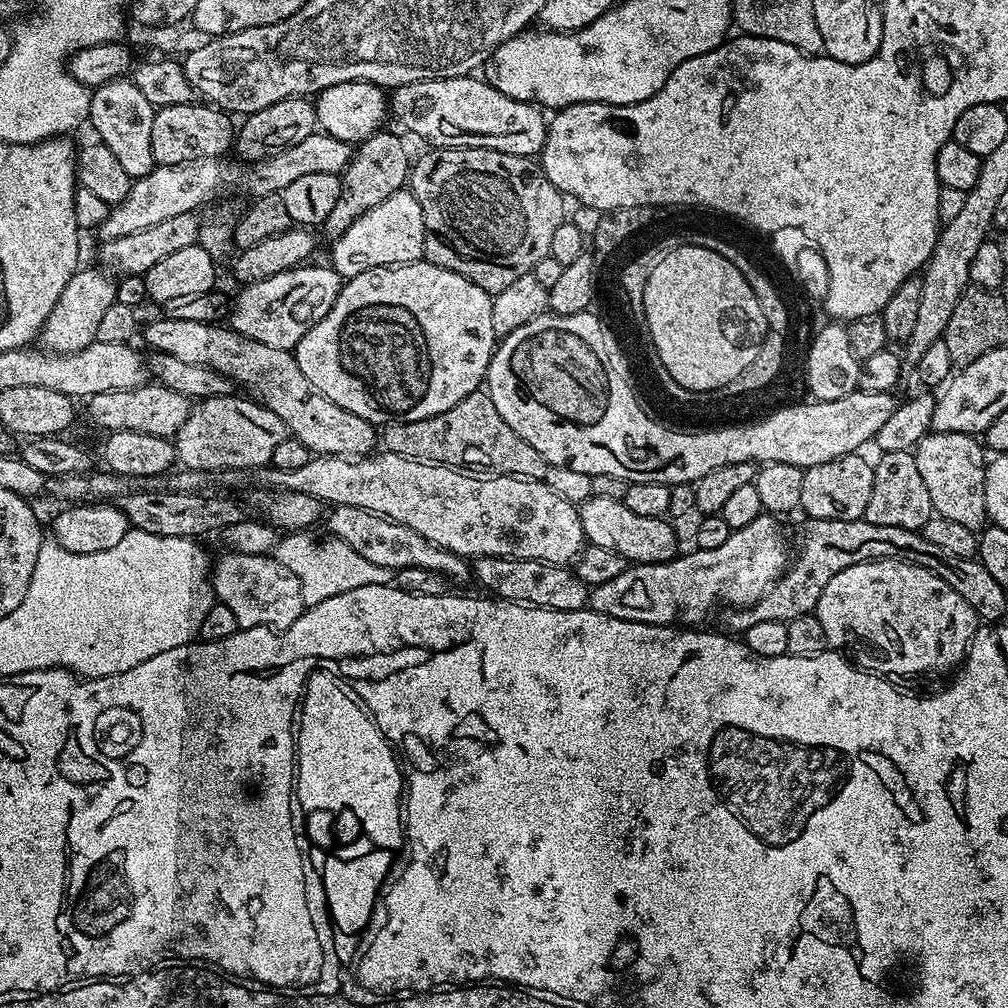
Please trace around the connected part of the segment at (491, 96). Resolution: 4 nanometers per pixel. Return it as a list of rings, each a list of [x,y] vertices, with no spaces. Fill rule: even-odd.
[[[475,75],[455,76],[454,78],[438,78],[423,80],[413,84],[401,84],[390,96],[393,109],[400,111],[402,119],[416,136],[425,140],[425,145],[434,148],[489,148],[502,154],[518,154],[519,156],[539,157],[544,150],[548,137],[549,117],[539,104],[522,102],[514,98],[506,98],[487,79],[475,80]]]

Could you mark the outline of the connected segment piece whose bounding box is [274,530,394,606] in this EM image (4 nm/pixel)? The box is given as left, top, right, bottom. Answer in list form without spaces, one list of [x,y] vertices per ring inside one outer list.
[[[308,530],[289,531],[280,536],[282,538],[276,544],[276,552],[274,551],[276,563],[298,578],[305,605],[326,602],[326,598],[346,594],[346,590],[358,590],[358,586],[393,583],[393,569],[374,566],[374,562],[362,558],[358,550],[346,546],[346,542],[342,542],[336,536],[311,536],[312,534]]]

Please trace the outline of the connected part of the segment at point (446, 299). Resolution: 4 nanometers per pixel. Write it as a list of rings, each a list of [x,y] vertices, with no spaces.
[[[421,258],[405,264],[374,266],[362,270],[357,276],[349,276],[343,281],[330,314],[326,314],[326,318],[322,318],[313,328],[306,330],[304,337],[296,343],[294,355],[302,374],[310,378],[310,386],[326,394],[326,398],[330,398],[334,406],[342,406],[344,412],[354,414],[361,422],[368,423],[369,420],[377,426],[391,424],[394,420],[416,422],[450,410],[450,406],[456,406],[458,402],[462,402],[462,398],[477,391],[485,383],[488,367],[492,361],[492,353],[496,351],[498,343],[498,337],[494,334],[494,321],[490,318],[491,309],[492,296],[486,290],[482,290],[482,286],[470,282],[470,278],[466,278],[461,272],[431,264],[429,260]]]

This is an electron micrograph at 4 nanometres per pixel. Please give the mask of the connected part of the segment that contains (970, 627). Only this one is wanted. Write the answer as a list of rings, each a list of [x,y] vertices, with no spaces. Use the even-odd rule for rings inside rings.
[[[897,559],[867,560],[842,570],[842,574],[834,574],[834,578],[826,582],[822,598],[818,598],[814,615],[822,622],[822,630],[826,630],[829,649],[852,648],[851,655],[859,667],[885,678],[928,676],[931,672],[951,673],[959,669],[974,634],[982,627],[974,606],[970,606],[954,586],[922,566]]]

